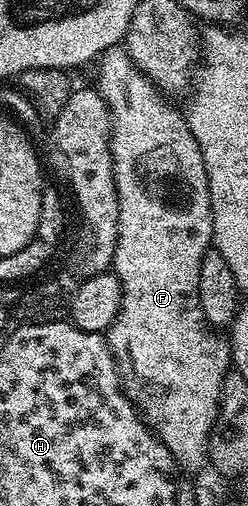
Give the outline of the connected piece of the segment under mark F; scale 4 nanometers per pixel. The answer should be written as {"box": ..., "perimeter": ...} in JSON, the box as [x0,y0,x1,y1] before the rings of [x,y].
{"box":[97,46,232,468],"perimeter":[[[116,46],[107,49],[98,57],[99,84],[97,91],[105,98],[111,111],[111,161],[113,162],[115,189],[117,190],[117,246],[111,259],[111,268],[115,277],[121,282],[121,310],[106,333],[107,345],[115,356],[115,365],[119,371],[119,380],[123,383],[123,390],[131,400],[131,405],[139,411],[147,427],[154,432],[155,437],[169,450],[176,465],[183,468],[199,468],[207,460],[207,443],[211,437],[211,430],[219,413],[219,398],[221,386],[227,373],[232,371],[231,346],[226,335],[208,324],[205,314],[199,308],[196,297],[199,294],[199,279],[201,278],[201,258],[205,258],[207,249],[212,247],[213,222],[211,221],[211,203],[209,202],[209,178],[205,170],[205,162],[201,158],[201,146],[197,146],[197,138],[193,138],[193,130],[189,130],[187,117],[179,112],[153,84],[142,71],[131,61],[126,47]]]}

